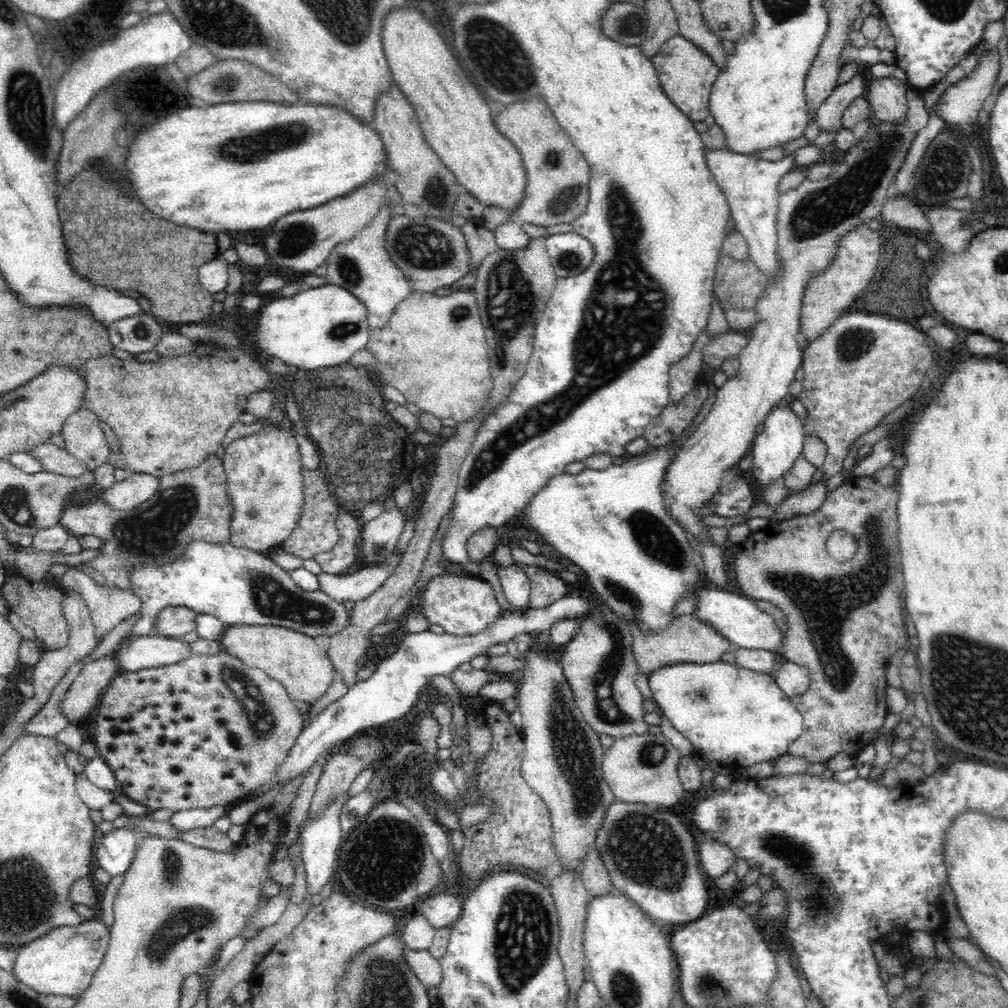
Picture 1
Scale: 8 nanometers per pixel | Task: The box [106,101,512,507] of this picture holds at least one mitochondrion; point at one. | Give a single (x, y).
(244, 149)

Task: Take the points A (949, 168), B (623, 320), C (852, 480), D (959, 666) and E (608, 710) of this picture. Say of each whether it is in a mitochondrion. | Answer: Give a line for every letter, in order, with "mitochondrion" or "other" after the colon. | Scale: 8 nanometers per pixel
A: mitochondrion
B: mitochondrion
C: other
D: mitochondrion
E: mitochondrion

